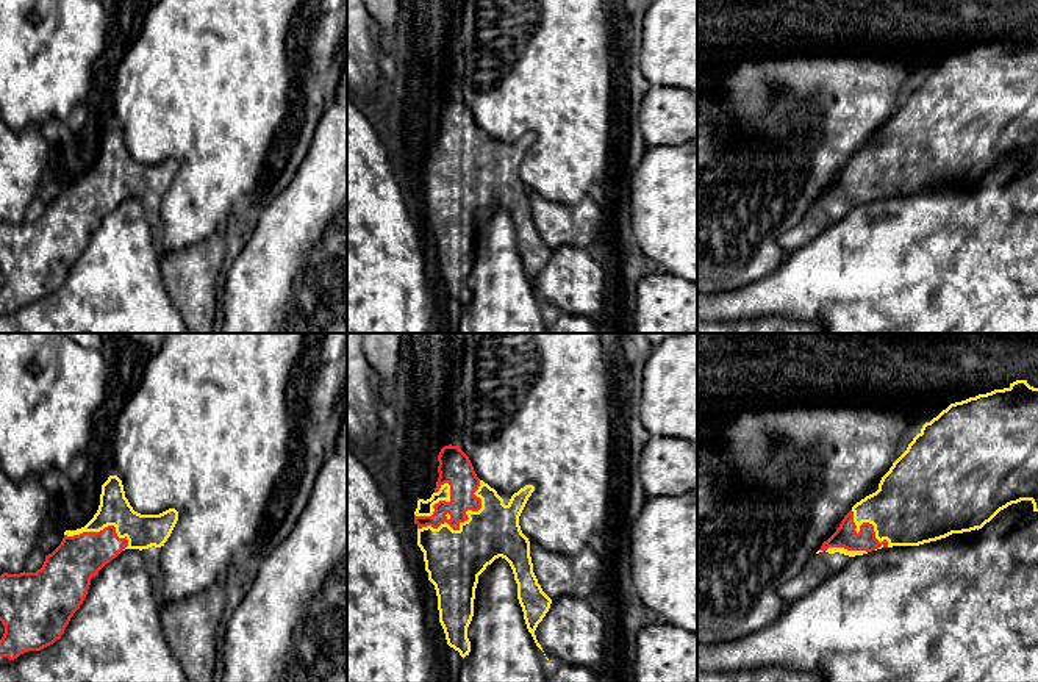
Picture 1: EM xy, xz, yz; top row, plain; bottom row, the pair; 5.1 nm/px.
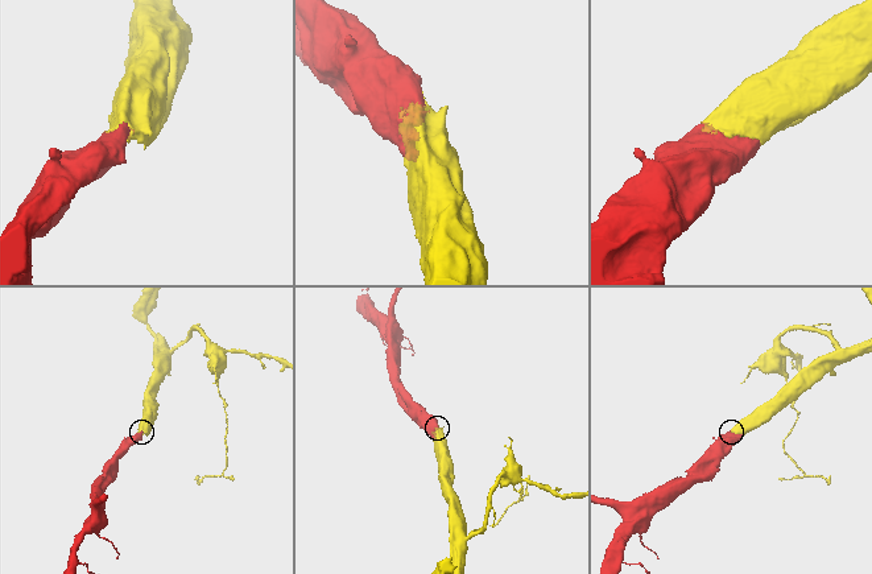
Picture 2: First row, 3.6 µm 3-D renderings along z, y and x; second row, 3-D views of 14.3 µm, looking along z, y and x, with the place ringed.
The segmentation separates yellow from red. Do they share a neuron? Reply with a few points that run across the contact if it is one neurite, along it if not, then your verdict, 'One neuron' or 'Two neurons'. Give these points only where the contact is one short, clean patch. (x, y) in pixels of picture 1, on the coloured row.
One neuron

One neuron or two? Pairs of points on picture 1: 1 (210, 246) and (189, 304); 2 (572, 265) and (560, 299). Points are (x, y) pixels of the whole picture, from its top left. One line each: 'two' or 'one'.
1: one
2: one

